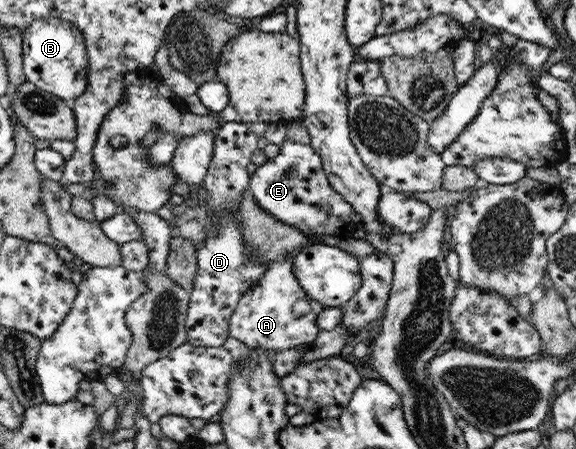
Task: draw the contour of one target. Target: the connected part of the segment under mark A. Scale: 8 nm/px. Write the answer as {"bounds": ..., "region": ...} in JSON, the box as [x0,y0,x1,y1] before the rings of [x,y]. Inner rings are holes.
{"bounds":[229,261,324,352],"region":[[[273,261],[256,284],[249,287],[249,290],[239,299],[231,315],[229,321],[231,337],[237,338],[249,348],[264,350],[272,348],[278,352],[301,346],[301,344],[311,346],[312,342],[315,342],[321,331],[316,323],[317,317],[324,306],[307,296],[293,274],[293,265],[292,261],[277,263]],[[305,300],[309,301],[312,311],[293,314],[293,306]]]}

